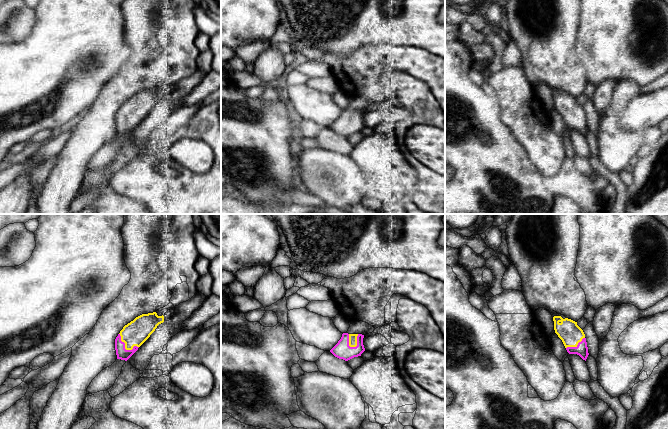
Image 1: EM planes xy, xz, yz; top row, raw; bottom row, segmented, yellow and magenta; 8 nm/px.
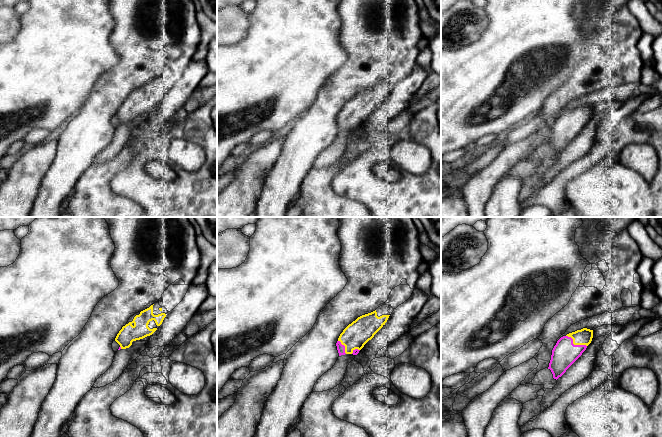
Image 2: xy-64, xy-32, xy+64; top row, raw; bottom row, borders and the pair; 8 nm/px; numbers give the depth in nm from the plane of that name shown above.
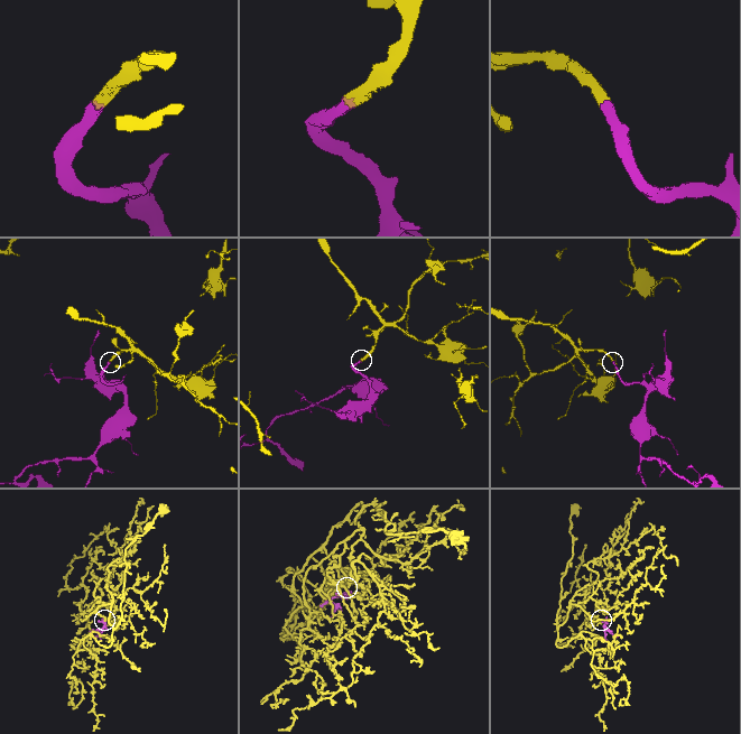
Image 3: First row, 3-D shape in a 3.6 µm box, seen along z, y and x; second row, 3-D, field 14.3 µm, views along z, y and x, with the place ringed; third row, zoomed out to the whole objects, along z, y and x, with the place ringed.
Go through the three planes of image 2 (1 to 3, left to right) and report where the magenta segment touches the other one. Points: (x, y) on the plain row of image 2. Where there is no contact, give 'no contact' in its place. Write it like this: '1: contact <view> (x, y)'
1: contact xy-64 (120, 122)
2: contact xy-32 (345, 123)
3: contact xy+64 (575, 120)

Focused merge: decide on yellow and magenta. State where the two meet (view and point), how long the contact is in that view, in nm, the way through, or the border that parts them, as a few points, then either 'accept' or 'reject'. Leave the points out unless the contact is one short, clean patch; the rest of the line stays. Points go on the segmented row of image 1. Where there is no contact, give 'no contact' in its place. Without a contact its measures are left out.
meets yellow in xy at (125, 347); contact 200 nm long; runs through xy (135, 333), (125, 347), (123, 354); accept

